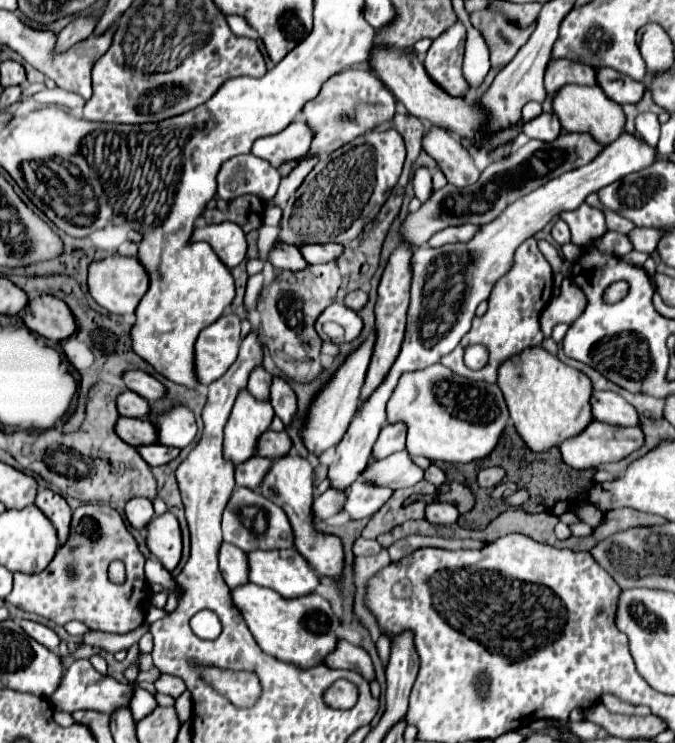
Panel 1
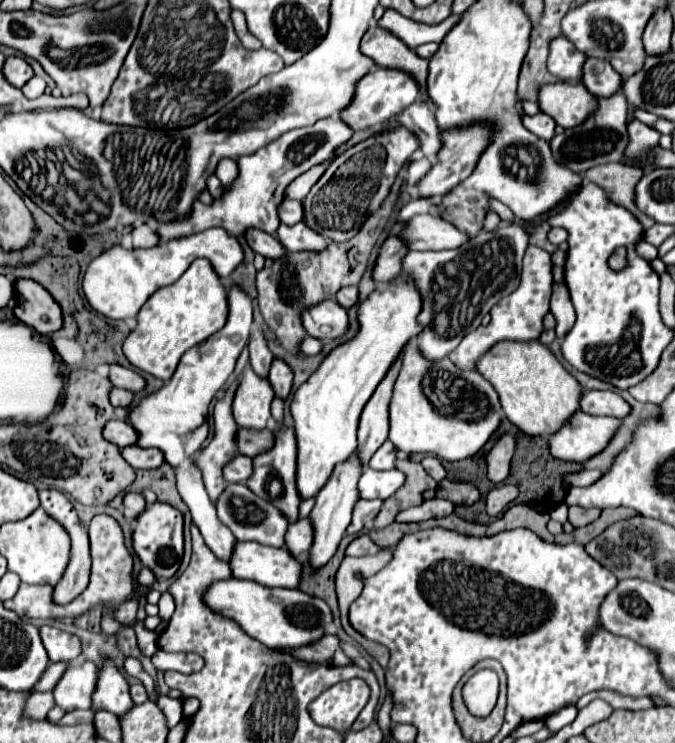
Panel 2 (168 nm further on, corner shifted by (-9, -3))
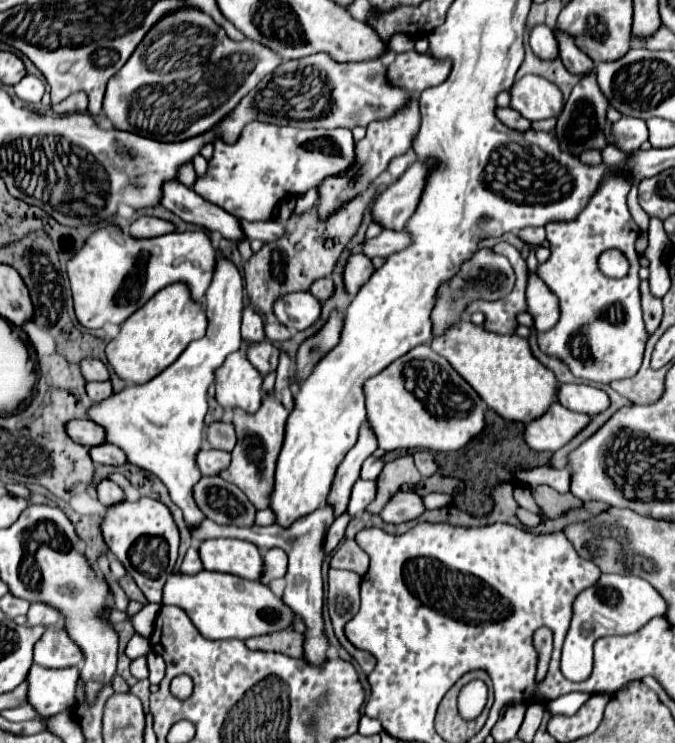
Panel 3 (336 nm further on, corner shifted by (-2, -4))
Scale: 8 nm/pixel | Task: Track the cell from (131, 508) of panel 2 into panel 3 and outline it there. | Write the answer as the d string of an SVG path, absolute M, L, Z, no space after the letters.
M105 478L105 480L101 480L97 484L97 496L99 496L99 502L103 506L113 506L115 502L123 500L123 490L115 482L111 482L111 480Z

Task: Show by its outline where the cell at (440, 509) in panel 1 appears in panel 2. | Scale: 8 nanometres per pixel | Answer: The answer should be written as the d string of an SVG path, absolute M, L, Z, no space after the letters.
M426 499L422 505L398 513L398 523L410 521L426 521L426 519L440 519L454 513L454 503L446 499Z

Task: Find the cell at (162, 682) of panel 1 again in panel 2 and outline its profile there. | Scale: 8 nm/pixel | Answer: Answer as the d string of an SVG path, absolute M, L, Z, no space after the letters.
M160 695L158 707L166 713L166 719L168 719L168 725L170 725L170 727L174 727L174 725L182 719L182 699L180 699L180 697Z

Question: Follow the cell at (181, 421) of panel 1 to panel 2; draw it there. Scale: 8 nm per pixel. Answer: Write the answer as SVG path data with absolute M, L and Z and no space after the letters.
M230 287L228 289L228 303L230 303L230 311L228 311L226 325L220 331L216 331L212 337L208 337L204 343L188 349L182 355L180 365L178 365L174 377L166 383L166 387L148 395L146 399L142 399L130 413L130 423L134 427L138 427L138 431L140 431L138 447L156 447L156 449L164 451L166 463L170 463L176 469L178 491L180 491L184 503L190 507L192 521L198 525L198 529L200 529L206 545L212 549L212 553L226 563L230 563L230 559L232 559L236 539L232 537L230 529L226 529L226 525L222 525L218 521L216 507L208 501L210 497L204 489L200 471L194 467L194 459L196 459L204 439L208 437L208 425L206 425L208 405L210 405L212 397L216 395L216 391L222 389L222 385L232 375L234 365L236 365L244 345L248 343L250 329L252 329L250 297L242 289Z

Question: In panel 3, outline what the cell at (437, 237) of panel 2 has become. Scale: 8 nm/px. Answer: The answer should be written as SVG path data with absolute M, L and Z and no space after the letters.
M383 230L377 238L373 240L363 240L363 254L367 258L375 258L375 256L387 256L387 254L393 254L393 252L399 252L403 250L405 246L409 246L409 240L407 238L407 232L393 232L393 230Z

